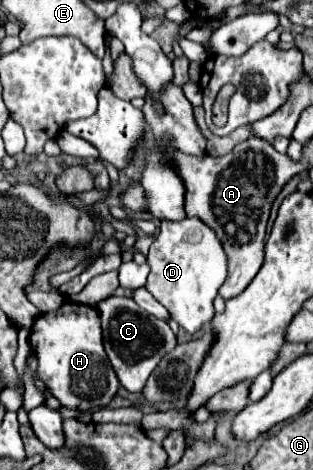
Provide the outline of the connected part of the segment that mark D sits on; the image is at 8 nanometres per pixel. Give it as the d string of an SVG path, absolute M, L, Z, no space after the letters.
M198 218L184 220L162 220L160 234L150 246L148 264L152 268L146 290L168 308L172 320L176 320L188 334L196 334L204 324L212 322L214 306L212 300L218 294L218 288L226 280L226 256L220 248L220 240L210 228L204 226Z

